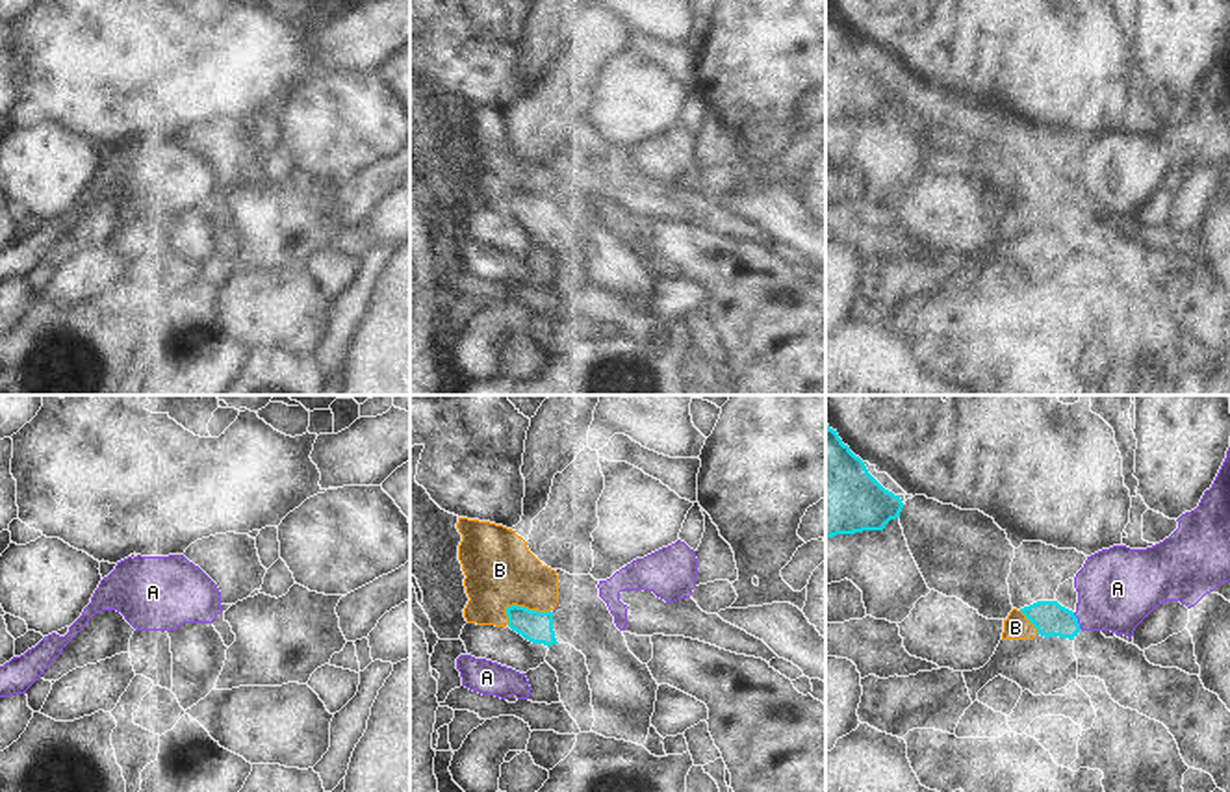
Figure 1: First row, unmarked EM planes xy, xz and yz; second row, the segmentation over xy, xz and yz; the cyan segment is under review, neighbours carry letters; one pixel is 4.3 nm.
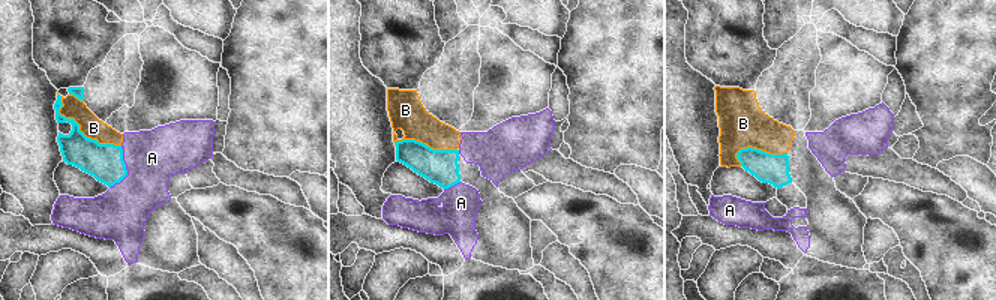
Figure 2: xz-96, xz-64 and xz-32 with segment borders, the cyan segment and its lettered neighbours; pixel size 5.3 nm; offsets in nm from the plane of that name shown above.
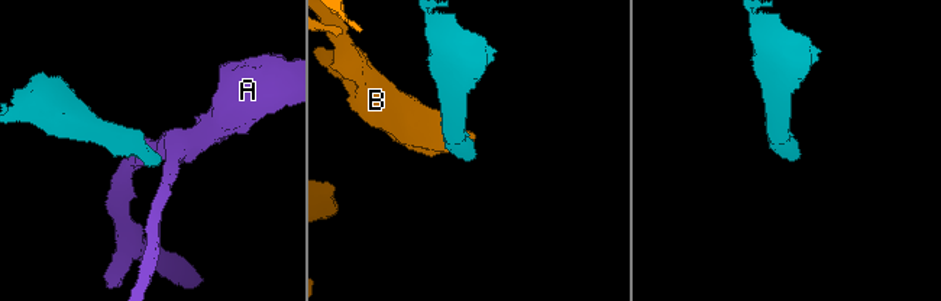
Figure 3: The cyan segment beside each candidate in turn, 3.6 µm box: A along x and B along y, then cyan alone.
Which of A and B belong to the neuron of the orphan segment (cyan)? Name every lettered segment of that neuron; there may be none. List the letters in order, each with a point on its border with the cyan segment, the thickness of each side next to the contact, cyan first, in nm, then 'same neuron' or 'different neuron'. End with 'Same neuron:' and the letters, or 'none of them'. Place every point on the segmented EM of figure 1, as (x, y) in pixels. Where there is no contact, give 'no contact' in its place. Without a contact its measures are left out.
A: contact yz (1076, 622); calibres 150 and 360 nm; different neuron
B: contact xz (525, 609); calibres 140 and 300 nm; different neuron
Same neuron: none of them

